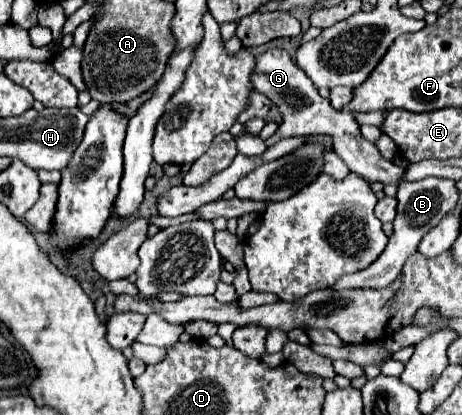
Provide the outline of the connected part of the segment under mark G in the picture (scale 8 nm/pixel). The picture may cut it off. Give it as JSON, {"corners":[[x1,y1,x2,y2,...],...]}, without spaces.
{"corners":[[270,48,264,54,256,56,256,66,254,66,254,72,250,74,250,82,252,82,252,88,264,94,282,114,282,124,266,142,278,142,286,136,298,136,298,134,330,134,330,136,336,136,336,154,346,162,346,166,352,172,364,176,368,182,382,182,382,184,394,184,394,186,400,186,404,182,404,168,382,158,378,148,372,142,362,138,360,126,354,120,354,116,348,110,342,110,342,112,334,110,330,100,318,94,314,84,292,62,286,50]]}

